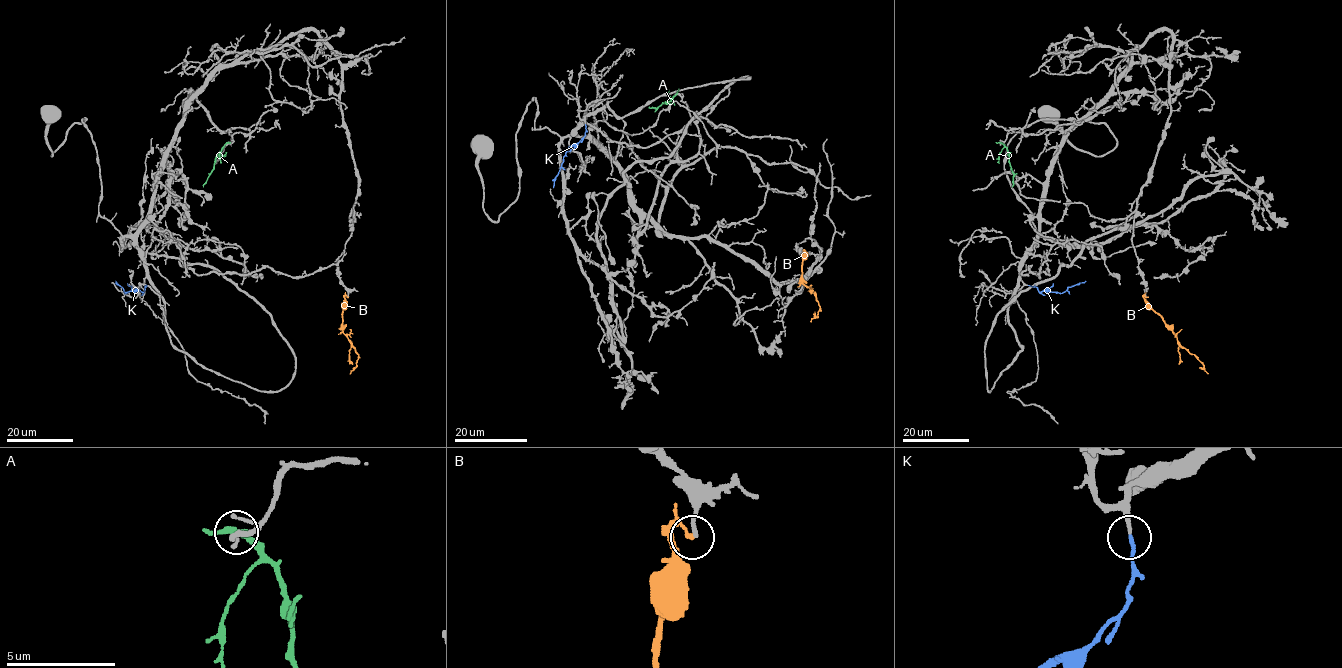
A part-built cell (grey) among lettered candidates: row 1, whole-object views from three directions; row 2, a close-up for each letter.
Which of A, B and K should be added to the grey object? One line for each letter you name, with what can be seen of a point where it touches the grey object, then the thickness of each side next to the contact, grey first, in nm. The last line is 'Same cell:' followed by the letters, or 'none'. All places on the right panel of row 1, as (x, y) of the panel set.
K: meets grey at (1028, 285); 160 nm thick on the grey side, 160 nm on the other
Same cell: K

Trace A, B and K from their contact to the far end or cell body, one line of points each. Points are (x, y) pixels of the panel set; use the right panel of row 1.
A: (1000, 142), (1008, 152), (1012, 186)
B: (1145, 297), (1144, 299), (1182, 347), (1194, 355), (1208, 373)
K: (1028, 285), (1035, 286), (1039, 292), (1063, 293), (1086, 281)

